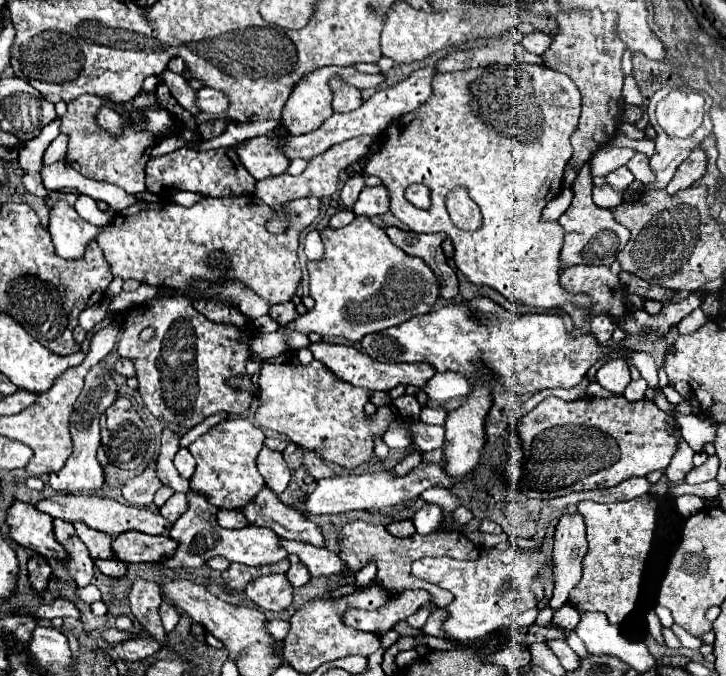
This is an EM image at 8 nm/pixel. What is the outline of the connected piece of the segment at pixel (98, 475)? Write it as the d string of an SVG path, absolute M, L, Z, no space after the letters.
M102 364L94 366L92 372L86 376L86 384L74 404L74 412L70 418L70 432L74 438L74 452L66 460L66 466L60 472L50 474L50 484L54 490L68 490L72 494L84 494L90 490L98 490L104 484L104 472L100 462L96 460L96 450L100 446L100 426L98 420L104 414L104 410L116 400L118 396L118 384L114 382L114 376L106 372Z

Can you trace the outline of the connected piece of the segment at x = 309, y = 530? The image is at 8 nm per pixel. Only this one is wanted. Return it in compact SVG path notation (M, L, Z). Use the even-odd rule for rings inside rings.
M268 486L242 512L250 524L268 526L274 532L280 532L280 536L284 536L286 540L306 542L316 548L326 546L320 526L304 514L284 506Z

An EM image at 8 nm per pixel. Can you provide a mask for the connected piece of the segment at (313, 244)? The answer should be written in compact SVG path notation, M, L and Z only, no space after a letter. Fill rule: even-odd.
M312 230L306 234L306 240L304 240L304 254L308 260L320 260L324 256L324 244L320 240L320 234L318 230Z

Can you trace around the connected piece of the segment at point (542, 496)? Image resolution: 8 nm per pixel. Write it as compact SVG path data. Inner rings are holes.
M550 396L528 412L518 428L526 454L522 492L538 500L552 500L594 488L612 488L626 478L666 470L682 438L676 420L652 400L628 402L624 396L584 396L574 402Z

